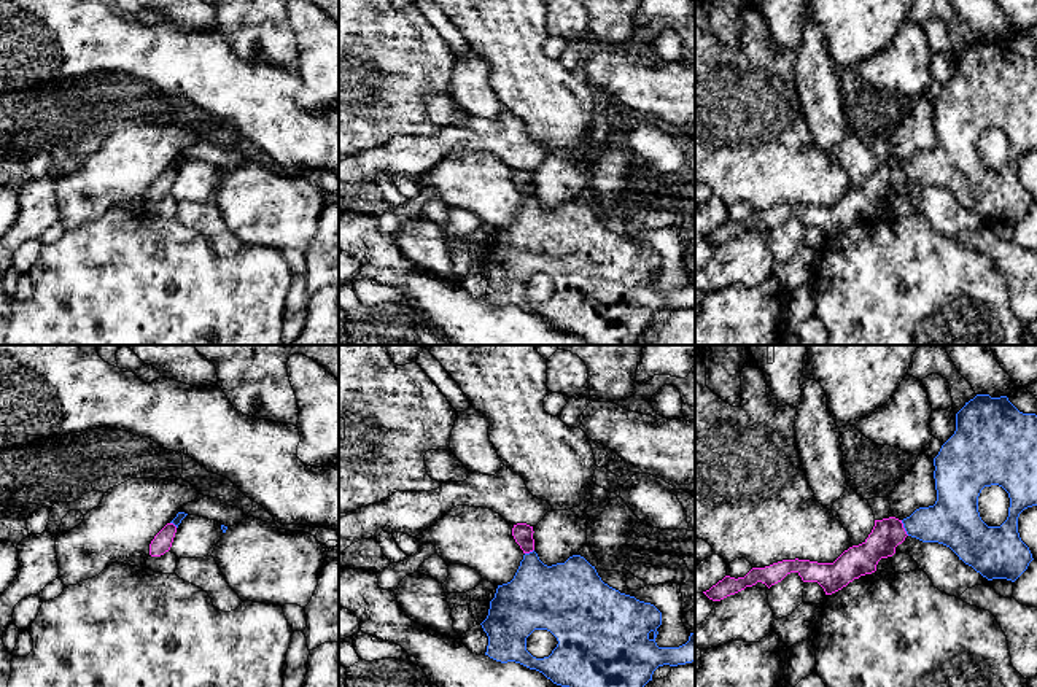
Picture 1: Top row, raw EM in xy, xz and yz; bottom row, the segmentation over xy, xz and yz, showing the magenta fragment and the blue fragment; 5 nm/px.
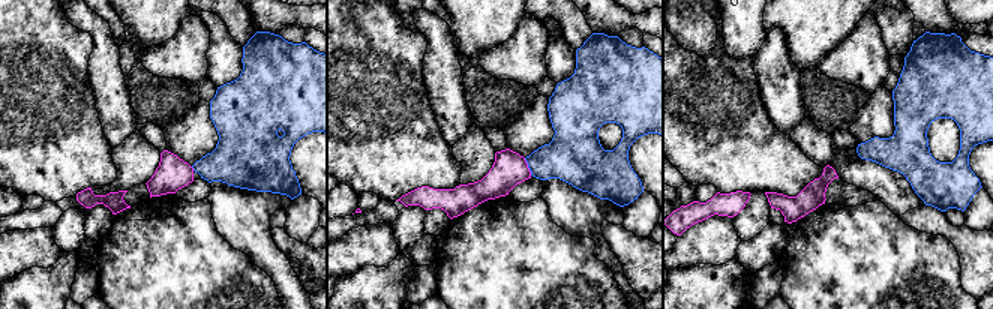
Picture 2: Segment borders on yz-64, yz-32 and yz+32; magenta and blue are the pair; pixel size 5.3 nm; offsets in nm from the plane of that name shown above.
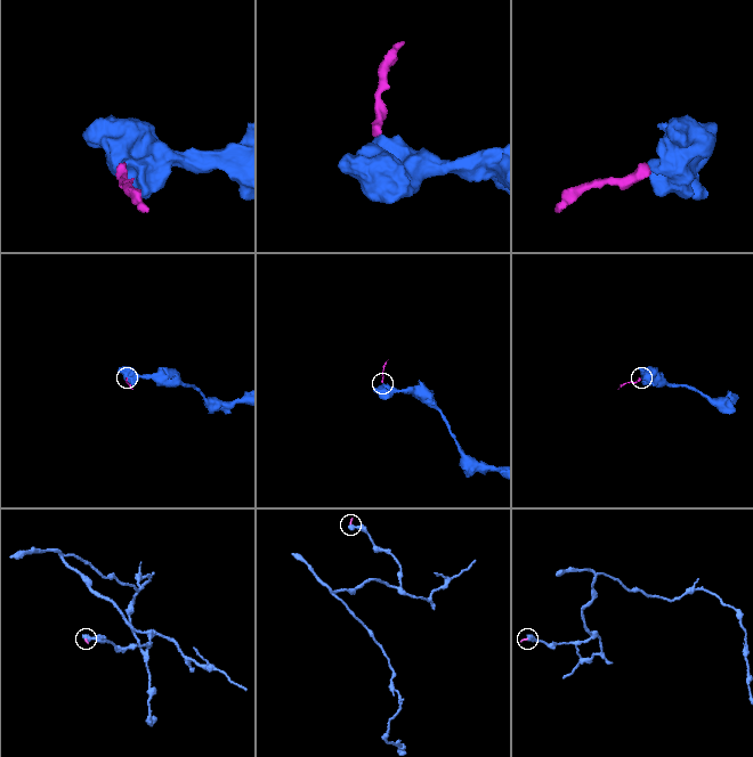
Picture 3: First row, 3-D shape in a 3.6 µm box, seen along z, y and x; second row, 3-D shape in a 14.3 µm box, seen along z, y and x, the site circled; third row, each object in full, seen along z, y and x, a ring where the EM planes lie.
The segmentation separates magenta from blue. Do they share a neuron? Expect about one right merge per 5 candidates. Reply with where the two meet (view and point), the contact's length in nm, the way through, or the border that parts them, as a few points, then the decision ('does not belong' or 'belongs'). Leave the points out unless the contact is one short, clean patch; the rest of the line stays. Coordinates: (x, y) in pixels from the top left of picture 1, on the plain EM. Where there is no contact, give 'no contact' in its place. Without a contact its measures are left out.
yz (904, 172) | 90 nm | along yz (901, 164), (908, 178) | does not belong

